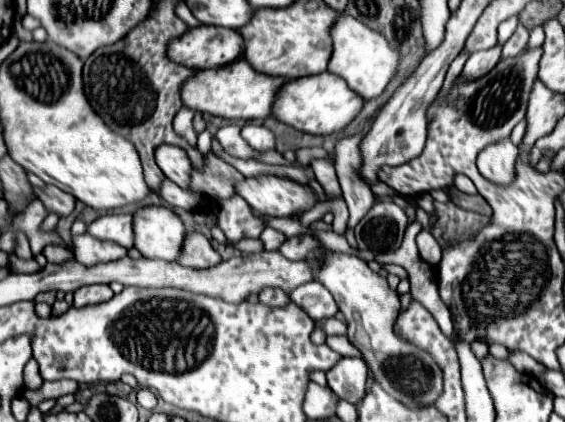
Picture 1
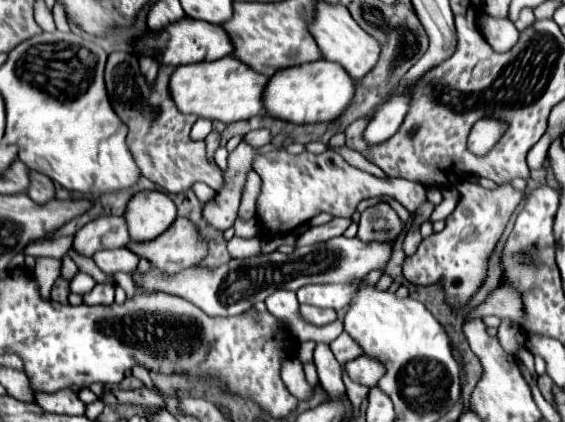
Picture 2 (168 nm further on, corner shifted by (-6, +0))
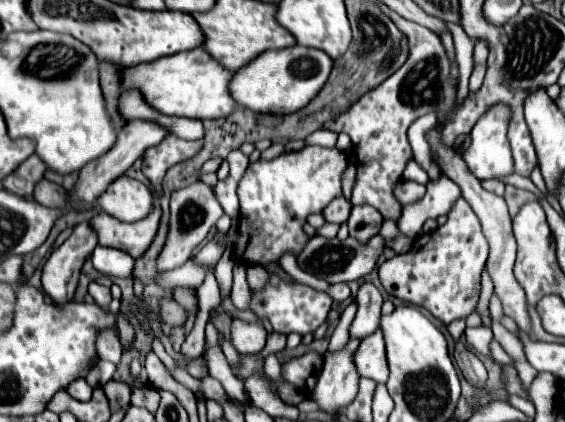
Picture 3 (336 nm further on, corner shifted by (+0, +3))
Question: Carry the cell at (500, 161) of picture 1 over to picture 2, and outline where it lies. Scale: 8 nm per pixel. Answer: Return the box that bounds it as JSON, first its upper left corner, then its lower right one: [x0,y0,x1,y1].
[403,181,525,305]

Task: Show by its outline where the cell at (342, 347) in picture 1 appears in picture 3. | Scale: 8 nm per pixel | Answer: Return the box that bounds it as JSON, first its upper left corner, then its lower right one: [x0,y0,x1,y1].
[247,266,269,290]

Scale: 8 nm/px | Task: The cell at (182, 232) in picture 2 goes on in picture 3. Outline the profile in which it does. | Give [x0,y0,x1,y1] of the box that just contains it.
[89,208,161,258]

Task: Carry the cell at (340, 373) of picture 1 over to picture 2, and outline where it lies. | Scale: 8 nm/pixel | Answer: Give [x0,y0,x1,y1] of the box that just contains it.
[345,355,383,387]

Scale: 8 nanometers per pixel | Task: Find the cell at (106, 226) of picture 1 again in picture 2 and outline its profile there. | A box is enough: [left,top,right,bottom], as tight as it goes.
[73,217,129,257]

